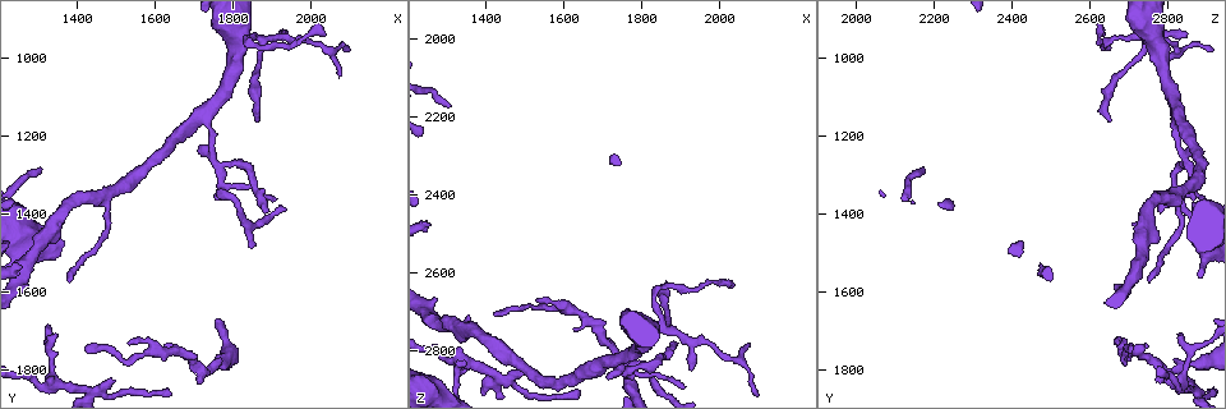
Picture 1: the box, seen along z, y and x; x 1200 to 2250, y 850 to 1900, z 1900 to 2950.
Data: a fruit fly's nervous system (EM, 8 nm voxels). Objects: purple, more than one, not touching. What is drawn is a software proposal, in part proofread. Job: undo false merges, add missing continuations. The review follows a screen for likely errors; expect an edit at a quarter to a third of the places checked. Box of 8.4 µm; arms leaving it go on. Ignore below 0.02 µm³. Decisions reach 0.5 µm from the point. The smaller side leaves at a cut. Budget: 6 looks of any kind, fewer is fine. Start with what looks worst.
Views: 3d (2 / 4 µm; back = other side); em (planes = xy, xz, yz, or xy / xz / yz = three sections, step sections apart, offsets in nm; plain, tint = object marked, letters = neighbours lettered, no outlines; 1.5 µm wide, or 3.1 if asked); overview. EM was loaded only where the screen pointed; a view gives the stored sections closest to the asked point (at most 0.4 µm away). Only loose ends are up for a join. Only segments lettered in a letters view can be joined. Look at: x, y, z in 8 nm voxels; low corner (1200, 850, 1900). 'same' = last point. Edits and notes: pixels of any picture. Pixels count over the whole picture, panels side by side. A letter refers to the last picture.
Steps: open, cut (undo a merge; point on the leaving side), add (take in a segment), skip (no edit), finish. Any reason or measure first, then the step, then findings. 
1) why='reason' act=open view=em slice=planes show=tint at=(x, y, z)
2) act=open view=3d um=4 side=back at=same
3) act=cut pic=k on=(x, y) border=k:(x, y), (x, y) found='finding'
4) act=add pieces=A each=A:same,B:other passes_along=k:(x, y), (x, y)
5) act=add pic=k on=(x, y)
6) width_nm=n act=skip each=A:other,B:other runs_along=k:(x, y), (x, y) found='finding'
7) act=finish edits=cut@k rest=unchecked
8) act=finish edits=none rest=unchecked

why='branch point' act=open view=3d um=4 side=back at=(1730, 1125, 2825)

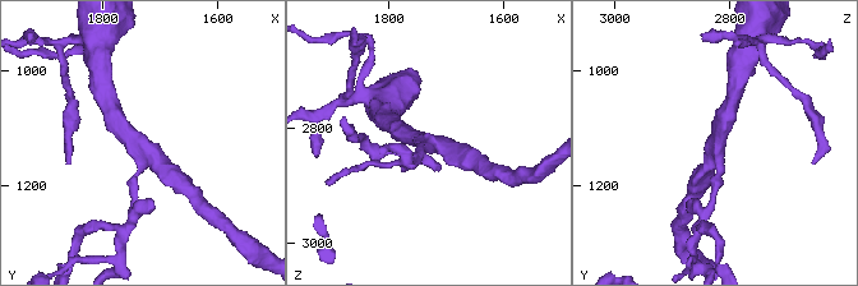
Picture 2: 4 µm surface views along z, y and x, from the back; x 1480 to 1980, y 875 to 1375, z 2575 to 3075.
arms=3 act=open view=em slice=xy step=8 show=tint at=(1730, 1130, 2825)

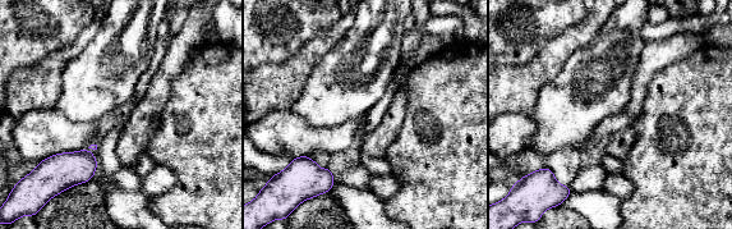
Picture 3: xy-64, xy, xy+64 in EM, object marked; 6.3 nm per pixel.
why='what lies round it' act=open view=em slice=xy step=8 show=letters at=same

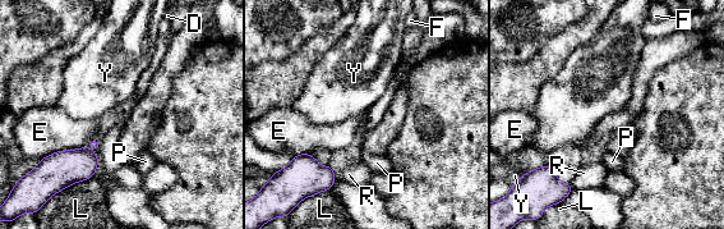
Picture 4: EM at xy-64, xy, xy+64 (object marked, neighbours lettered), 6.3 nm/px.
act=skip each=D:other,E:other,F:other,L:other,P:other,R:other,Y:other found='continuous, no second neuron'

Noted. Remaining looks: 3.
why='tapers out' act=open view=3d um=2 at=(1920, 940, 2850)

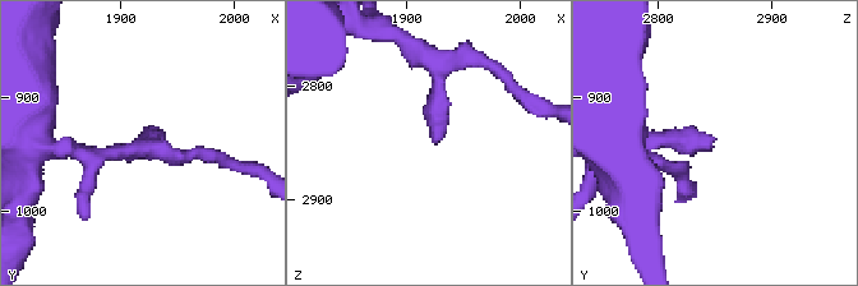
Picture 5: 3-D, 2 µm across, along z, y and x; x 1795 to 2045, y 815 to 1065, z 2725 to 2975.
why='now the EM' act=open view=em slice=planes show=letters at=(1922, 936, 2850)

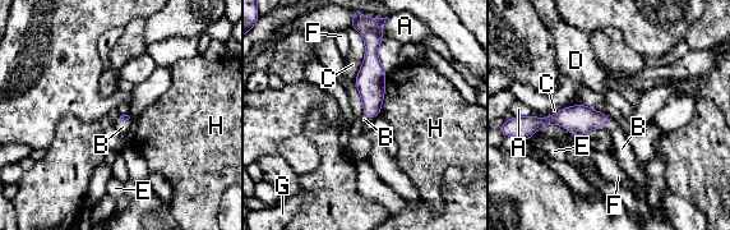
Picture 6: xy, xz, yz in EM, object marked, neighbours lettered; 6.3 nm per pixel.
act=add pieces=B each=A:other,B:same,C:other,D:other,E:other,F:other,G:other,H:other found='the neuron continues'

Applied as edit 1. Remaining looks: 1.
act=finish edits=add@6 rest=unchecked

